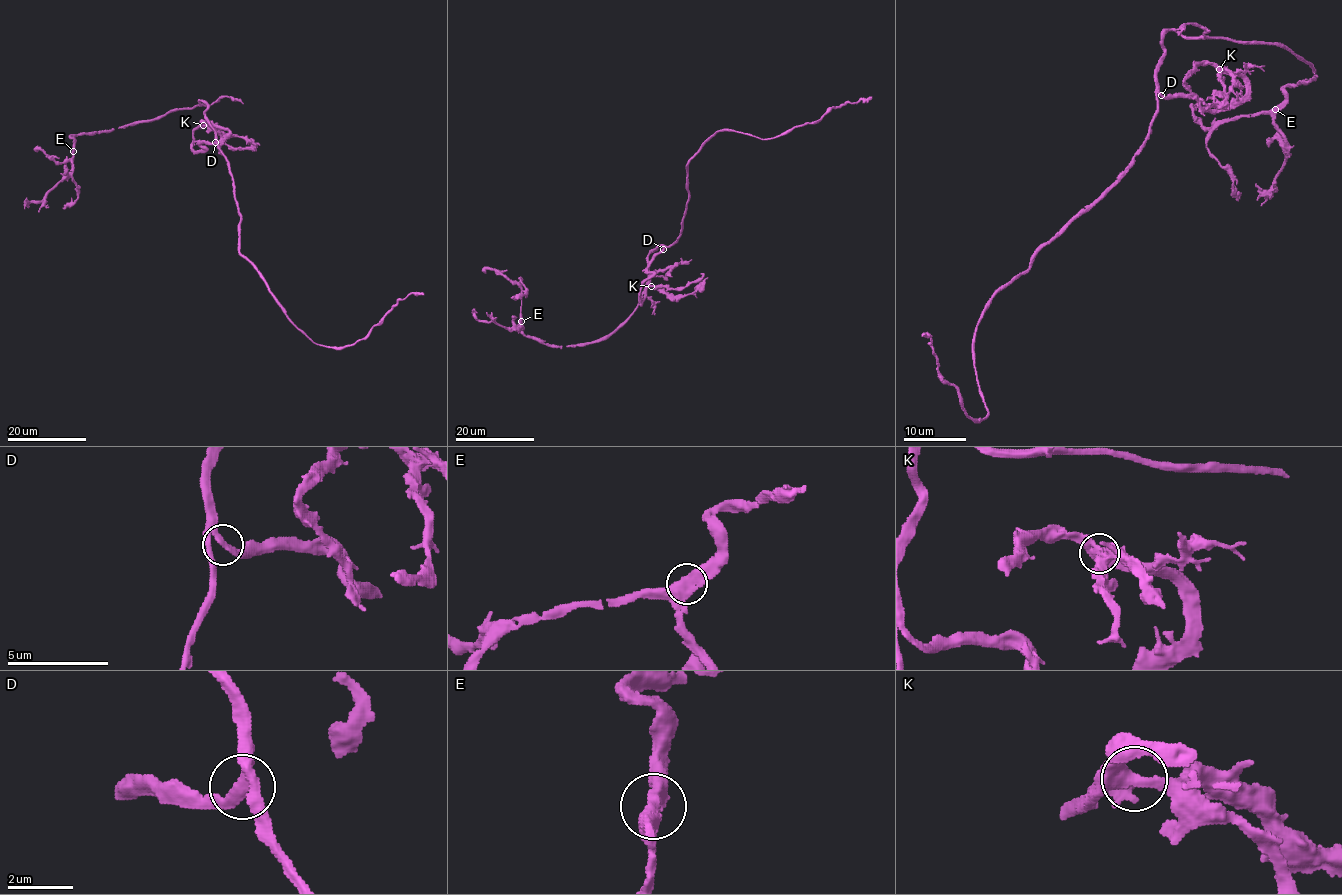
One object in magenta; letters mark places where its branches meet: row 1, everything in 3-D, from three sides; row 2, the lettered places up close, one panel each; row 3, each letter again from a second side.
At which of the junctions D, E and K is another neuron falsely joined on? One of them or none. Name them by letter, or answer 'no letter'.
no letter

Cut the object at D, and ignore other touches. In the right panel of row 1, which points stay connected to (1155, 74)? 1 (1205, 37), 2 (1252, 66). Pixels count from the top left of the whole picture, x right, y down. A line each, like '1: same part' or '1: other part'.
1: same part
2: other part

